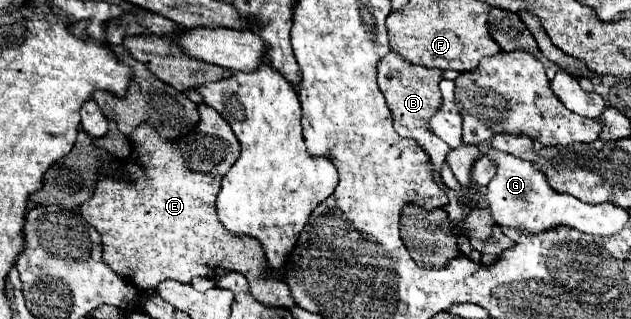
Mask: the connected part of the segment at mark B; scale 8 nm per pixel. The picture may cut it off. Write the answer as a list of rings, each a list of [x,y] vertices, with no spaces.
[[[392,51],[378,61],[378,87],[380,87],[380,91],[388,103],[388,109],[394,117],[394,129],[400,137],[416,139],[426,149],[426,153],[434,161],[434,173],[436,173],[438,181],[440,181],[440,167],[442,167],[450,147],[444,141],[438,141],[438,137],[434,137],[426,129],[426,121],[434,115],[434,109],[438,109],[438,101],[440,101],[438,83],[442,81],[442,77],[444,77],[444,73],[440,69],[412,65],[402,55],[392,53]]]

